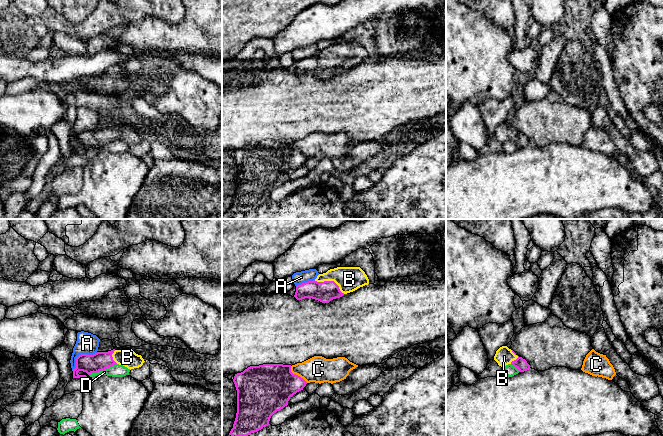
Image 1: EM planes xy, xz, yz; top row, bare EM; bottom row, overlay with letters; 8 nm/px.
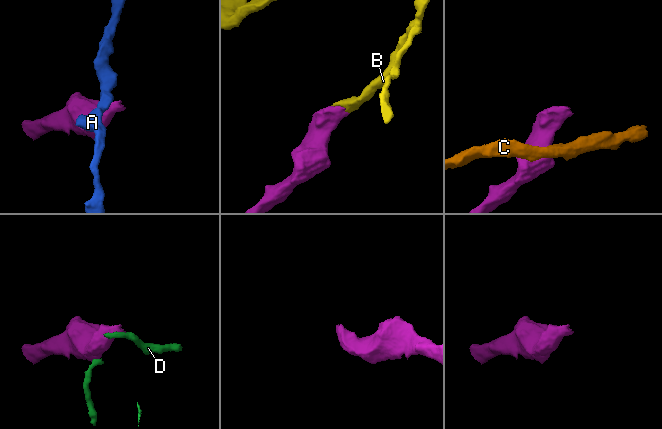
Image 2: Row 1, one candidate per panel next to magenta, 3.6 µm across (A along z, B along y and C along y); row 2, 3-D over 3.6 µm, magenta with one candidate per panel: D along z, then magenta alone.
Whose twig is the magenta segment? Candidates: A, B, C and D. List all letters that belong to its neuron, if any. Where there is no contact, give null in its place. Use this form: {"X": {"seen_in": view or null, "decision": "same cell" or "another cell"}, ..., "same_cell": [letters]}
{"A": {"seen_in": "xy", "decision": "another cell"}, "B": {"seen_in": "xz", "decision": "same cell"}, "C": {"seen_in": "xz", "decision": "another cell"}, "D": {"seen_in": "xy", "decision": "another cell"}, "same_cell": ["B"]}

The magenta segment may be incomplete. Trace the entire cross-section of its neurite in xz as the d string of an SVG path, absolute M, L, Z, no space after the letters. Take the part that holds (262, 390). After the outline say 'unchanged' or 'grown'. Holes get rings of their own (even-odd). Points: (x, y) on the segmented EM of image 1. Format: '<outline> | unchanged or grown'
M263 364L250 366L234 376L237 390L237 413L229 435L248 436L269 424L271 416L288 405L289 399L303 390L307 382L291 372L291 365Z | unchanged

